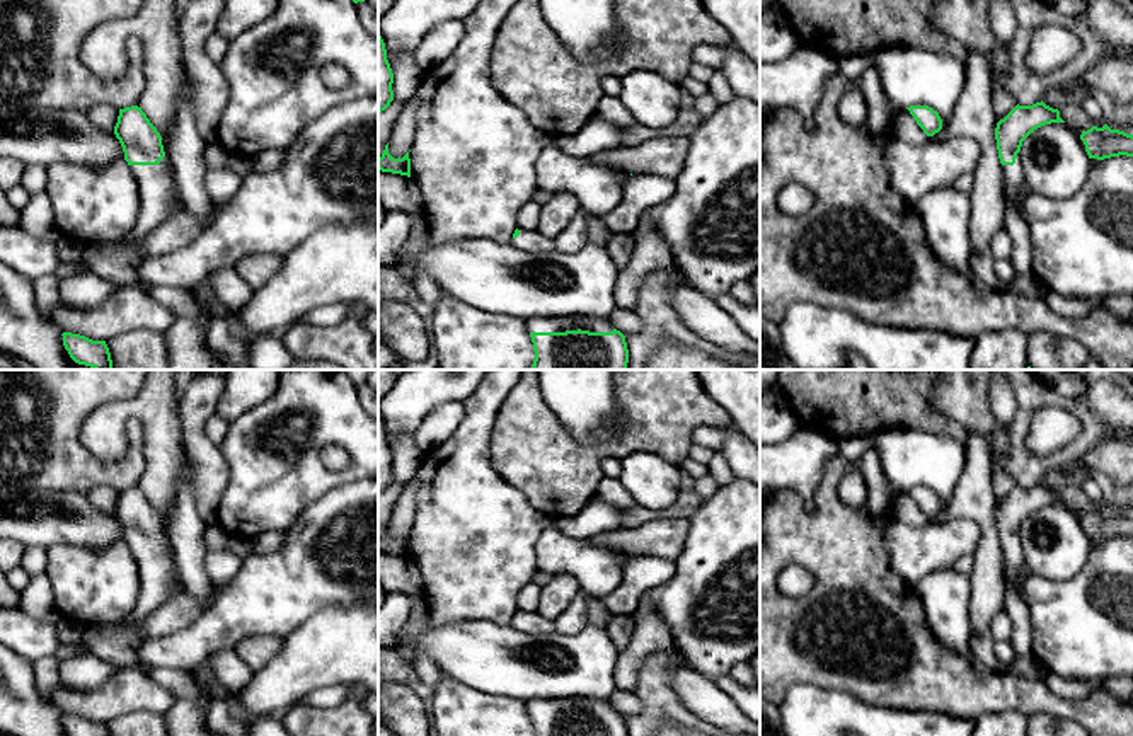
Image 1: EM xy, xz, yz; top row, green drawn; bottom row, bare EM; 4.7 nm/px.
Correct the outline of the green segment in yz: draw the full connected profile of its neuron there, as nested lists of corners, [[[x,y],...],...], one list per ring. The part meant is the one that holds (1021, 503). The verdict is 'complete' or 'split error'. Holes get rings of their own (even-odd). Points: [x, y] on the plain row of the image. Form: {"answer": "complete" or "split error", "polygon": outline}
{"answer": "split error", "polygon": [[[1043,482],[1032,487],[1015,487],[1004,501],[997,504],[995,521],[998,540],[1004,550],[1004,610],[1012,620],[1010,644],[1015,659],[1032,653],[1032,625],[1027,603],[1019,593],[1021,583],[1032,571],[1027,567],[1021,547],[1022,523],[1038,509],[1051,504],[1065,504],[1060,492],[1046,487]]]}

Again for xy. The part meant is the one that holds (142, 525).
{"answer": "split error", "polygon": [[[138,487],[119,491],[114,516],[138,564],[141,591],[133,610],[106,629],[83,627],[89,653],[116,668],[140,666],[136,649],[147,641],[135,625],[184,593],[162,518]]]}

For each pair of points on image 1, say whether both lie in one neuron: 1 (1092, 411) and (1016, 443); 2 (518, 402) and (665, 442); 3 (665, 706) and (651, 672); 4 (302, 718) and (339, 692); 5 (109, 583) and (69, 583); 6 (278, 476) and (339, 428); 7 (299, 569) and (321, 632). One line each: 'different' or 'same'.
1: same
2: same
3: same
4: different
5: same
6: same
7: different

